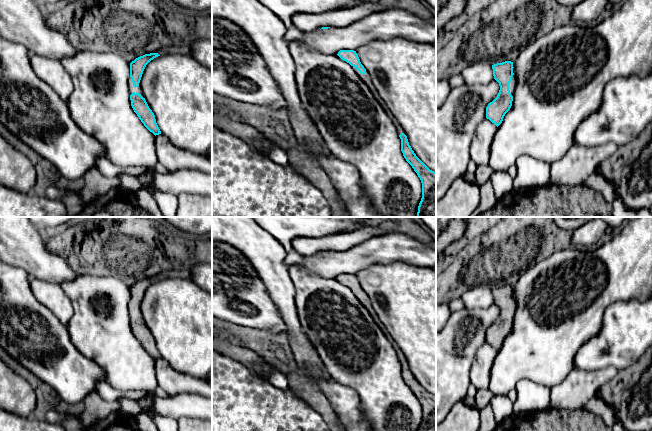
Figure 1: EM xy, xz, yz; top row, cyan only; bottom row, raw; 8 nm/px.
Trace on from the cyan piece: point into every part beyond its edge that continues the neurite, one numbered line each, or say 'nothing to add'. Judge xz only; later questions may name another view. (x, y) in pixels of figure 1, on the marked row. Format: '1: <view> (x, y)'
1: xz (366, 78)

